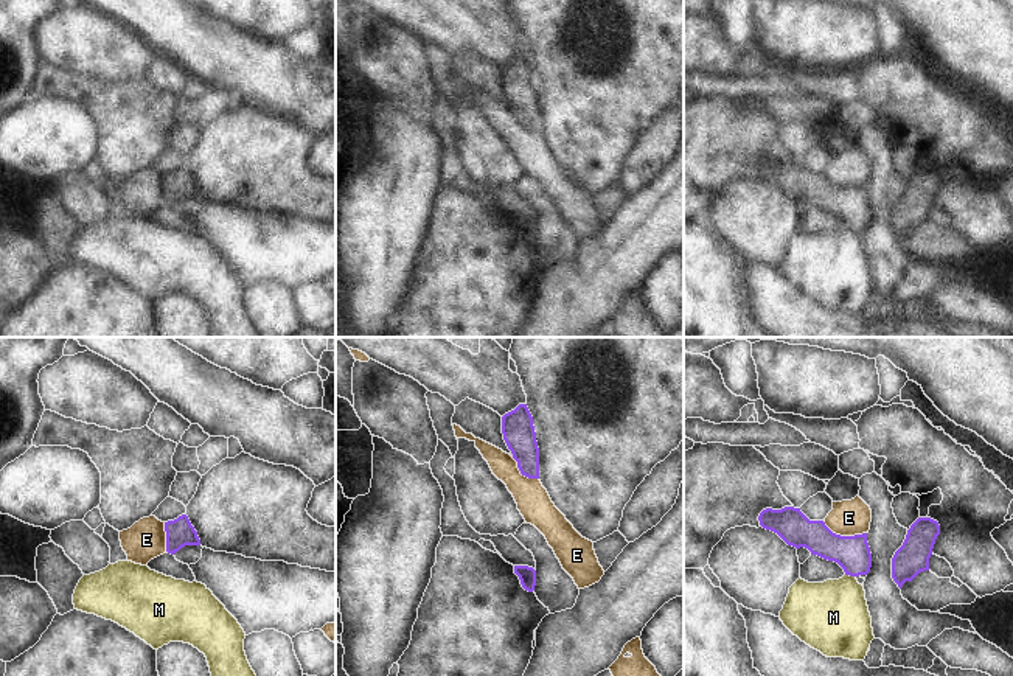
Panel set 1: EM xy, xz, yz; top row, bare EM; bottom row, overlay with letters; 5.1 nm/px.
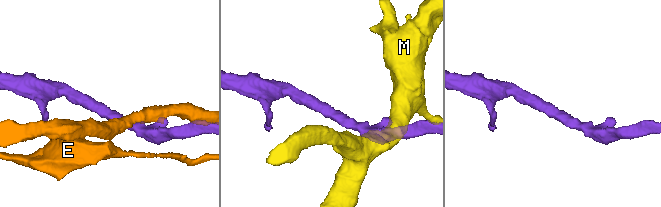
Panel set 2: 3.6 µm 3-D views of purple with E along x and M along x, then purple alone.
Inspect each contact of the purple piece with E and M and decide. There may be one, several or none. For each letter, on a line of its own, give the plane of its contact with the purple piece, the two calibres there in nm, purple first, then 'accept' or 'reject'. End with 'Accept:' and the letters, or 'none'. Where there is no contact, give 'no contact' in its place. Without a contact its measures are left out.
E: yz | 180/190 nm | reject
M: yz | 180/380 nm | reject
Accept: none

